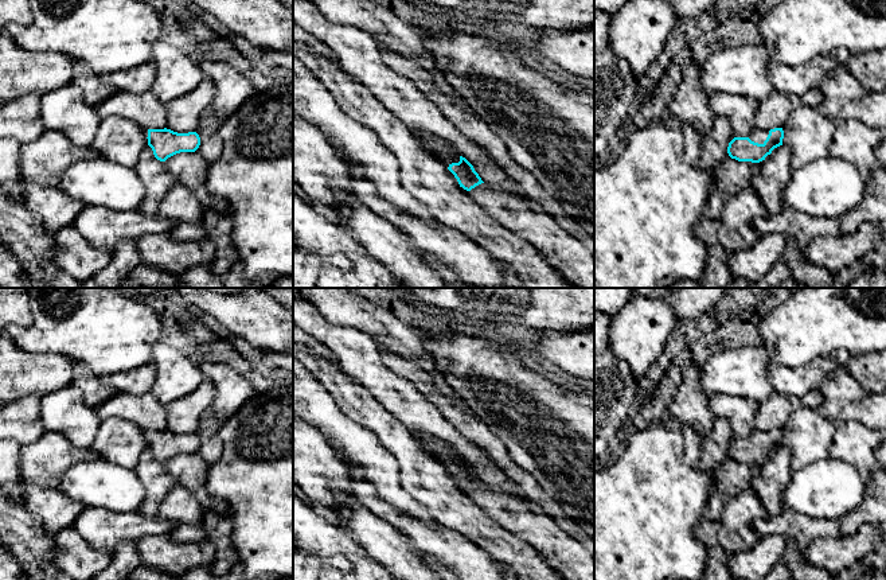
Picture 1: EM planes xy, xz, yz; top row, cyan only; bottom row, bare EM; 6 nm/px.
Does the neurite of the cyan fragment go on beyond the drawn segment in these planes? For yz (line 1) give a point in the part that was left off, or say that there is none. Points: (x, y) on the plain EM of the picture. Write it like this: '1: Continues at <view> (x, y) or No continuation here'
1: Continues at yz (758, 436)

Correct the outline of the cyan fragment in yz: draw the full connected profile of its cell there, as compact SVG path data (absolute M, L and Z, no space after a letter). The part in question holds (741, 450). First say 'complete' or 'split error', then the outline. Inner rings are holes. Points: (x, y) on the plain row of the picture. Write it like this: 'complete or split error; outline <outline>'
split error; outline M756 429L749 439L734 439L727 448L727 455L738 463L760 464L772 452L782 447L784 432L774 429L770 432Z

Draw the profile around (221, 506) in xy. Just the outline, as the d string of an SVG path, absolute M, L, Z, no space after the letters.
M180 454L164 463L168 472L179 482L180 486L190 490L207 510L219 514L229 513L226 501L211 497L206 488L206 476L210 464L196 454Z

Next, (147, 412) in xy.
M117 393L94 408L101 421L117 417L147 431L167 429L167 412L152 393L132 396Z

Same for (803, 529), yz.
M792 510L768 518L758 518L754 521L753 529L761 537L780 534L795 540L801 550L816 538L842 537L839 519L811 518Z

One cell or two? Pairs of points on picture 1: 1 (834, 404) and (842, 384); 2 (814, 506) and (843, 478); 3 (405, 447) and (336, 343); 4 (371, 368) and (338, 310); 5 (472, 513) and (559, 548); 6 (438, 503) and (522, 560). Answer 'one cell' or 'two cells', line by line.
1: one cell
2: one cell
3: two cells
4: two cells
5: two cells
6: one cell

